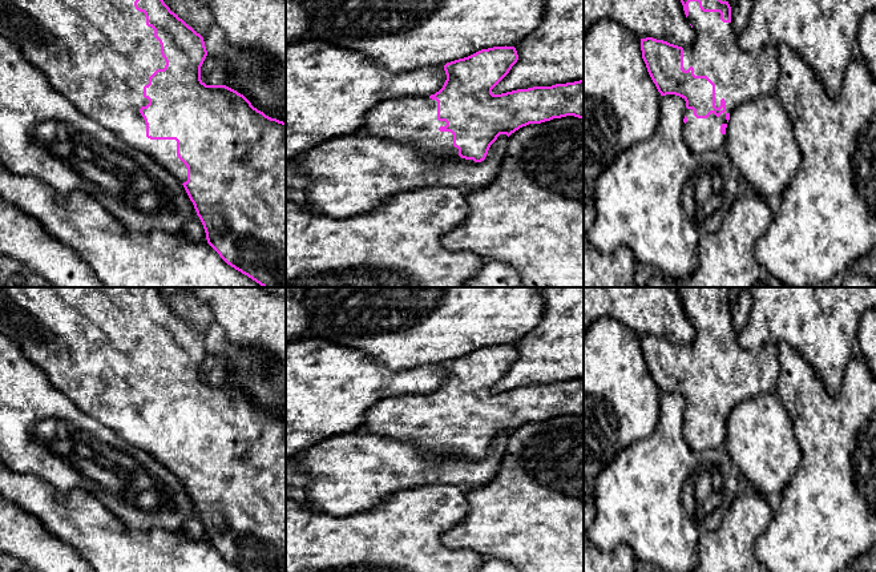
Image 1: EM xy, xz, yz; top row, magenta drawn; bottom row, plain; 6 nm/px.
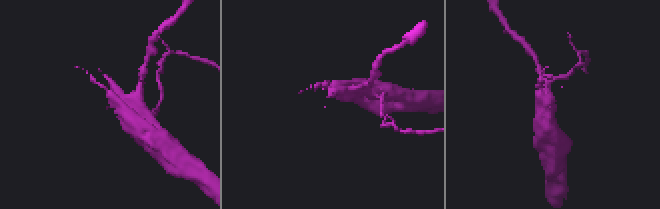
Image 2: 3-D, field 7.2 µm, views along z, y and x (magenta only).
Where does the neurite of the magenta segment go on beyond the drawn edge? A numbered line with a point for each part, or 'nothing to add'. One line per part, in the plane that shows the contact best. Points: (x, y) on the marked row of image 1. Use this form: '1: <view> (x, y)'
1: xy (99, 55)

